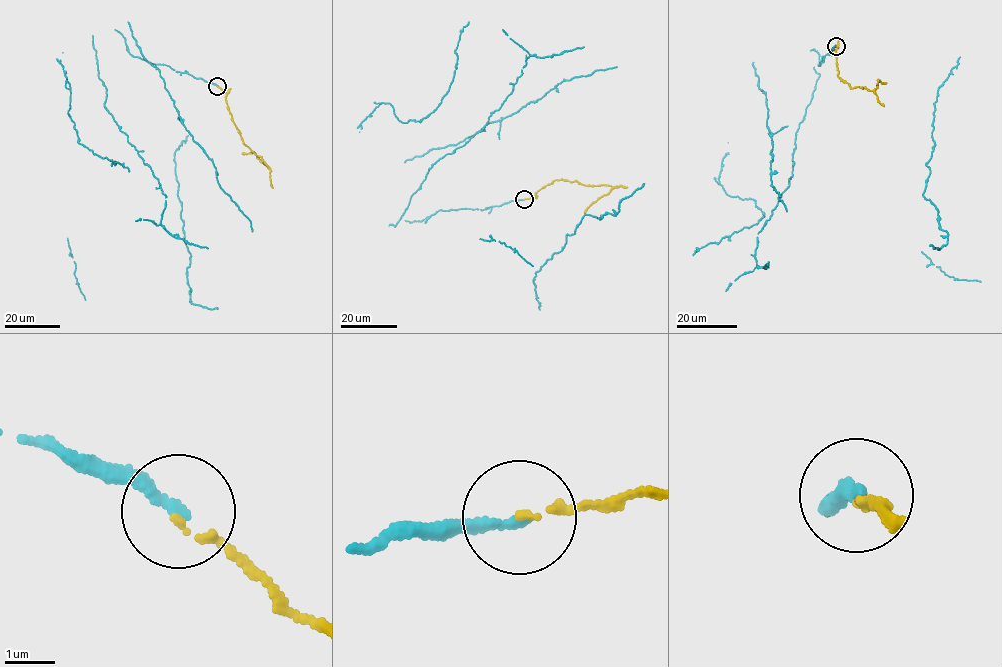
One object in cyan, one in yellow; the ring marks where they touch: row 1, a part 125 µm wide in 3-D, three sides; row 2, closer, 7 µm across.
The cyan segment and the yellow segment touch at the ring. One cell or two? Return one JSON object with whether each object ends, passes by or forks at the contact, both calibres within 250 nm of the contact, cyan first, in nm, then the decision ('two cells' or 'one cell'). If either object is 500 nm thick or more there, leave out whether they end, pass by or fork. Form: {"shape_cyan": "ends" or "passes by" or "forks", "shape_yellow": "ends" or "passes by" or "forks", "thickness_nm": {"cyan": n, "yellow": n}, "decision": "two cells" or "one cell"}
{"shape_cyan": "ends", "shape_yellow": "ends", "thickness_nm": {"cyan": 240, "yellow": 130}, "decision": "two cells"}

